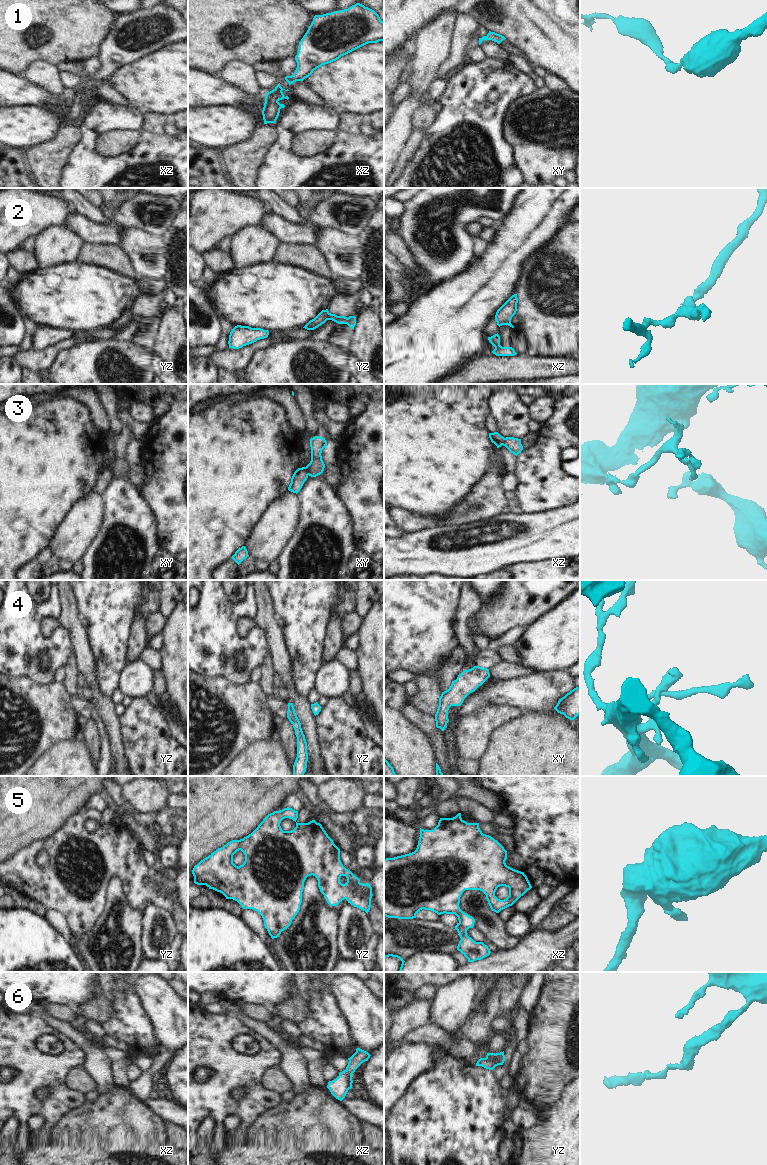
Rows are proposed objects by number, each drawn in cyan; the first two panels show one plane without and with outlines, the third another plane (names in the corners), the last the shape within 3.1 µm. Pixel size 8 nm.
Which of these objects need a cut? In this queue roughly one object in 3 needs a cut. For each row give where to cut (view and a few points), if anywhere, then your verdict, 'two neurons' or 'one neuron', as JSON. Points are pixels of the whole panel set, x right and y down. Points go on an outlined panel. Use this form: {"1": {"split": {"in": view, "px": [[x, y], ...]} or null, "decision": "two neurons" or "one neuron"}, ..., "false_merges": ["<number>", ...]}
{"1": {"split": null, "decision": "one neuron"}, "2": {"split": {"in": "xz", "px": [[501, 346], [495, 348]]}, "decision": "two neurons"}, "3": {"split": {"in": "xy", "px": [[306, 466], [308, 474]]}, "decision": "two neurons"}, "4": {"split": null, "decision": "one neuron"}, "5": {"split": null, "decision": "one neuron"}, "6": {"split": null, "decision": "one neuron"}, "false_merges": ["2", "3"]}

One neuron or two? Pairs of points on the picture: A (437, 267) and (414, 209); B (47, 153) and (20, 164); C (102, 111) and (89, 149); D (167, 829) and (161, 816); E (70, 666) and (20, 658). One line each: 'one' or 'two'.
A: one
B: two
C: one
D: one
E: two

